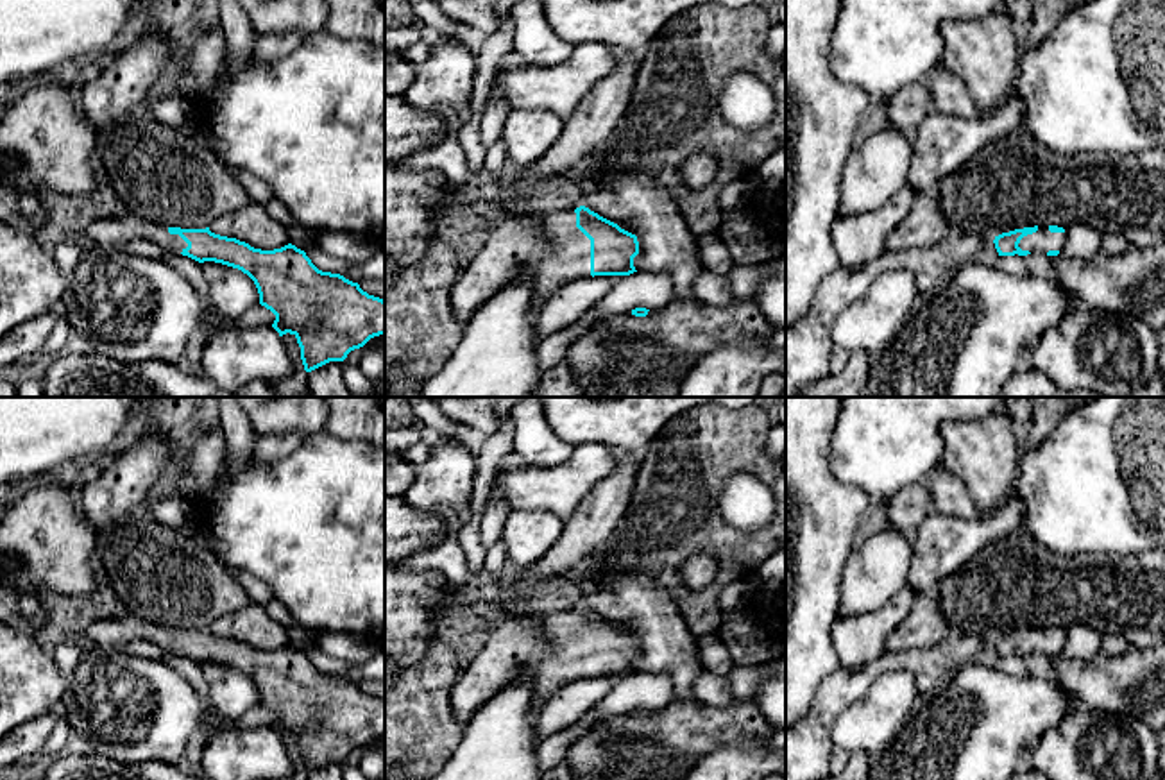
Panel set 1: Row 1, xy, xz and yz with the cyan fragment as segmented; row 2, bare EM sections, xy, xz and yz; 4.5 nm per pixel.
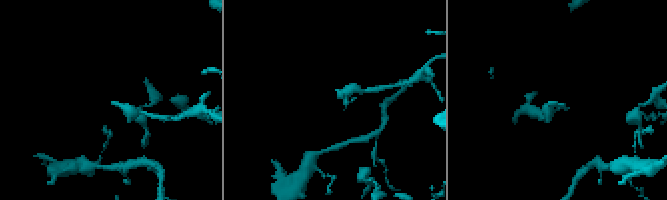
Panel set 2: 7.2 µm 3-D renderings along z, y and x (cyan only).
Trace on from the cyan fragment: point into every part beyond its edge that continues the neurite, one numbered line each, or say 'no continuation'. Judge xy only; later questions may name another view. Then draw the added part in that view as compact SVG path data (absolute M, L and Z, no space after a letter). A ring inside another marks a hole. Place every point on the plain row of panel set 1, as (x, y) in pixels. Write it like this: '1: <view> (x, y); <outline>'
1: xy (115, 632); M134 614L100 619L86 632L86 644L120 649L132 640L149 640L168 653L181 655L188 644L179 635L170 635L166 626L154 624Z

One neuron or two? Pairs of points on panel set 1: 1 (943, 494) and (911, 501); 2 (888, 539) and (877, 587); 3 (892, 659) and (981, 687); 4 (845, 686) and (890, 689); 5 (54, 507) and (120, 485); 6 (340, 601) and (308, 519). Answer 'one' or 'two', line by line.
1: two
2: one
3: two
4: two
5: two
6: one

